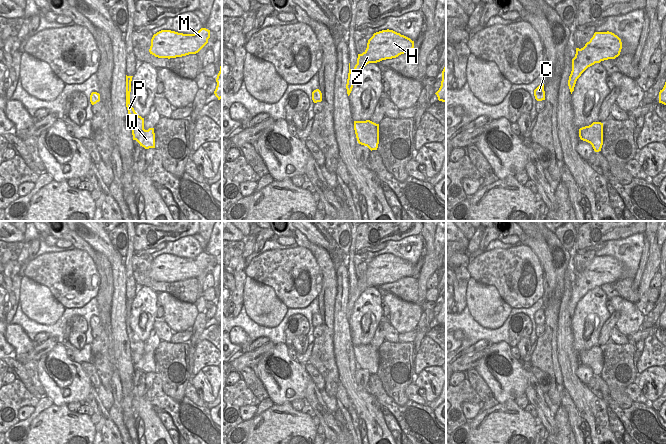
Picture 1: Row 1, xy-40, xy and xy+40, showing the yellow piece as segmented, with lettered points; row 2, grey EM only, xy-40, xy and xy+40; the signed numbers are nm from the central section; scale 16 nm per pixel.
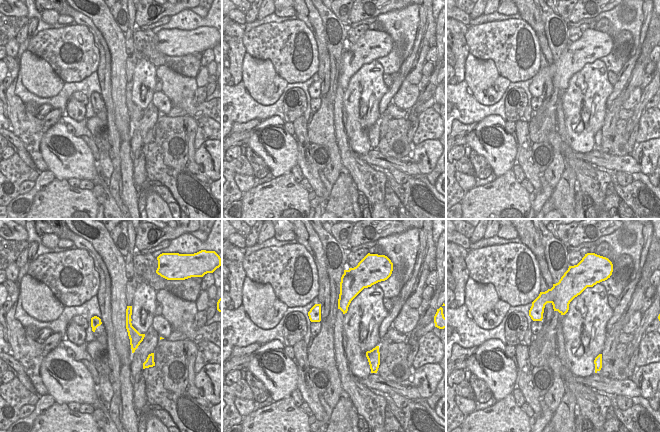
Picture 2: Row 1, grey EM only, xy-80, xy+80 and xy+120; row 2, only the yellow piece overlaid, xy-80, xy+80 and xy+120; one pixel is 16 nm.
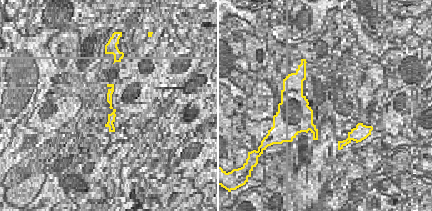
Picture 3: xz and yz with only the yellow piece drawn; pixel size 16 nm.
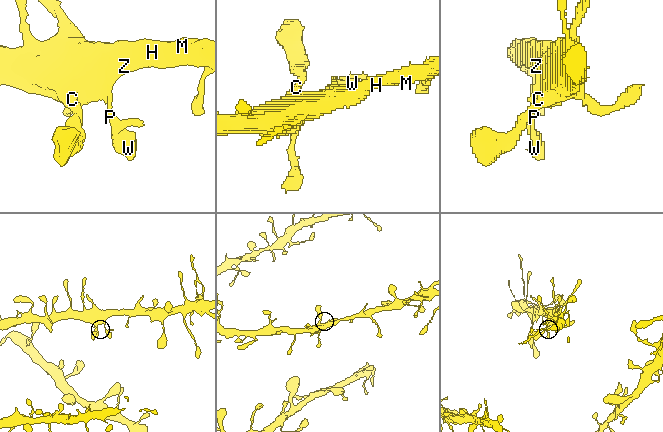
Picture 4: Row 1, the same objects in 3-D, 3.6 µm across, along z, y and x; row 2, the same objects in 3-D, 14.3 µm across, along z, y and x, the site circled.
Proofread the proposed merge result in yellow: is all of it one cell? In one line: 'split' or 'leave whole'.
leave whole

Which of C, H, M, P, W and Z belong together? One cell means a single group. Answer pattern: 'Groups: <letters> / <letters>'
Groups: C H M P W Z

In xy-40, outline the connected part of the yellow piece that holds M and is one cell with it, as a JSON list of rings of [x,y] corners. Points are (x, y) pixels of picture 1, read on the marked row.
[[[201,28],[194,34],[161,30],[151,39],[150,54],[158,58],[176,58],[198,53],[210,38],[210,30]]]

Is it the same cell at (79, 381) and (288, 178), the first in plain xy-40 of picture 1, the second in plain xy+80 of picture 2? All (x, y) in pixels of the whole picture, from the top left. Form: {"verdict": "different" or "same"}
{"verdict": "different"}

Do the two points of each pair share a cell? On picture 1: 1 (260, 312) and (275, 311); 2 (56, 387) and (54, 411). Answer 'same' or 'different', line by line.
1: same
2: different

